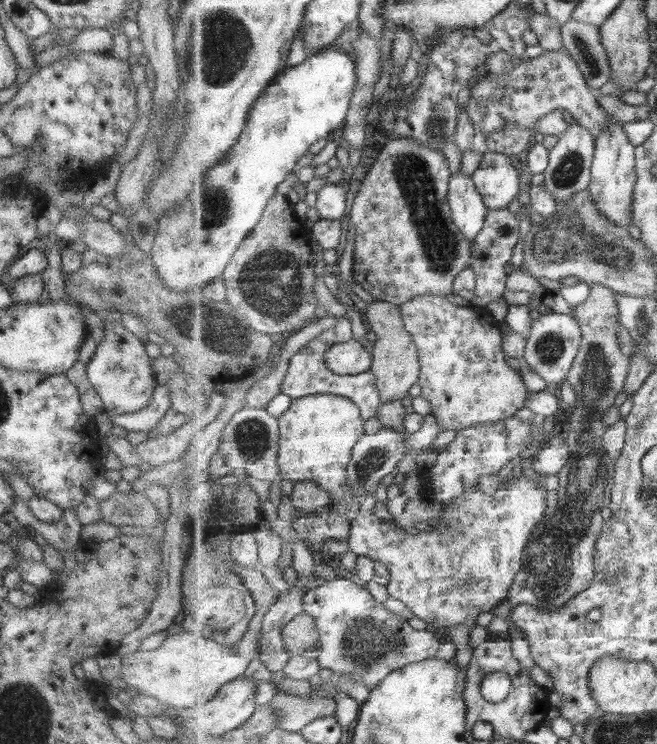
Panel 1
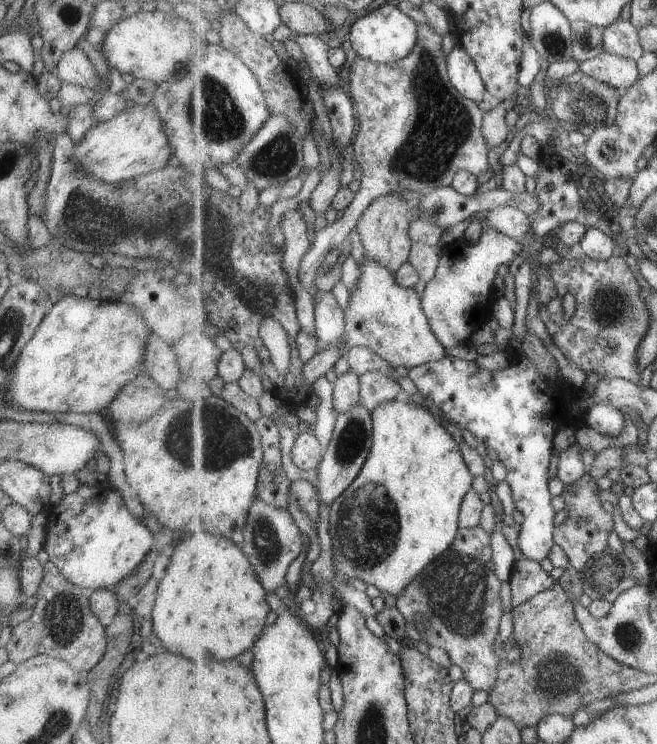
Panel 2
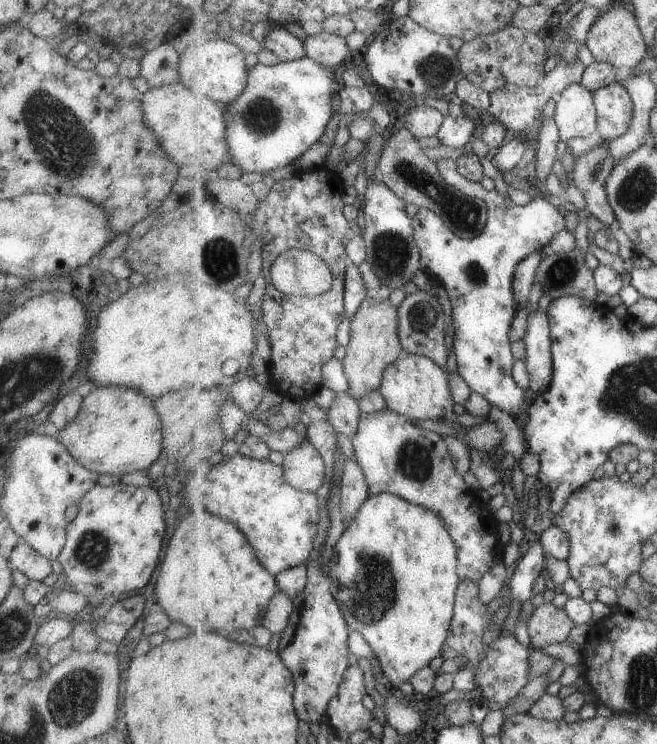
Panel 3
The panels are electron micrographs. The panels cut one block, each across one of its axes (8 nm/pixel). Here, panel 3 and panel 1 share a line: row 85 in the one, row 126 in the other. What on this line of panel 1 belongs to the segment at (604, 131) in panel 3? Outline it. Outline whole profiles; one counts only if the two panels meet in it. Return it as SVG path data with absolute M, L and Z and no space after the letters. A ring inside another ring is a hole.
M607 115L609 126L596 137L596 153L592 167L592 179L588 188L599 212L617 226L627 227L633 223L633 194L638 175L636 174L636 145L629 140L625 124Z

